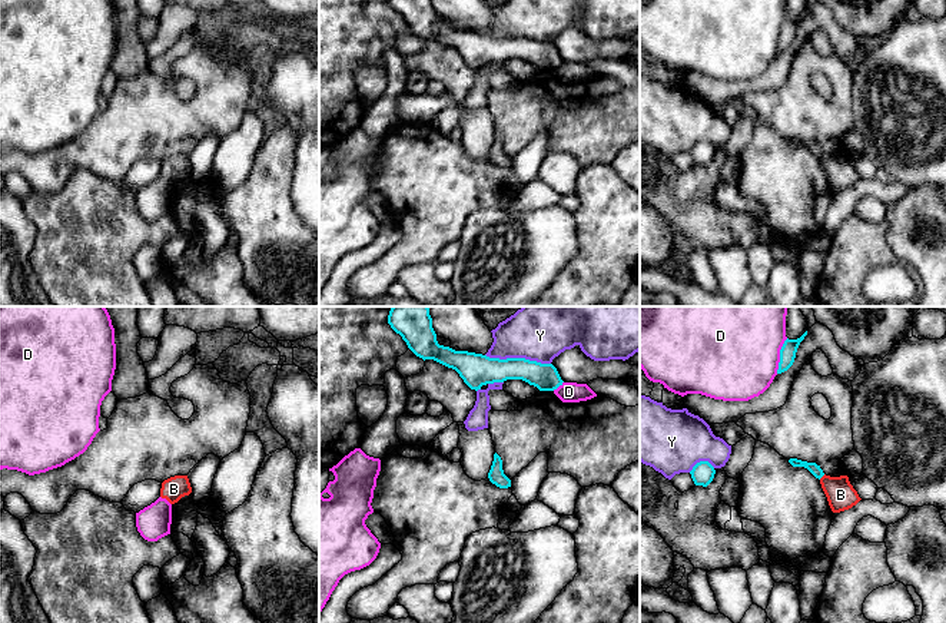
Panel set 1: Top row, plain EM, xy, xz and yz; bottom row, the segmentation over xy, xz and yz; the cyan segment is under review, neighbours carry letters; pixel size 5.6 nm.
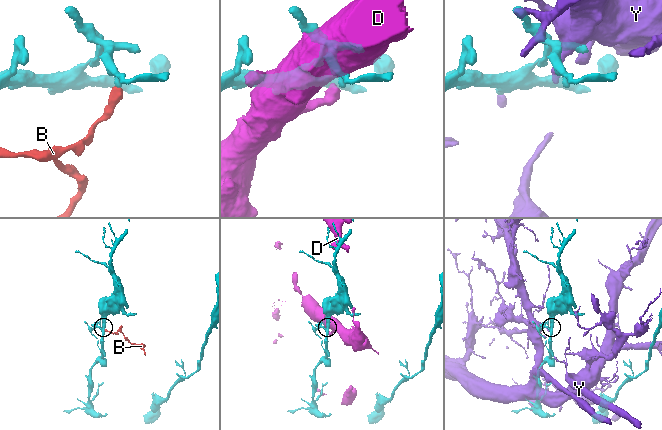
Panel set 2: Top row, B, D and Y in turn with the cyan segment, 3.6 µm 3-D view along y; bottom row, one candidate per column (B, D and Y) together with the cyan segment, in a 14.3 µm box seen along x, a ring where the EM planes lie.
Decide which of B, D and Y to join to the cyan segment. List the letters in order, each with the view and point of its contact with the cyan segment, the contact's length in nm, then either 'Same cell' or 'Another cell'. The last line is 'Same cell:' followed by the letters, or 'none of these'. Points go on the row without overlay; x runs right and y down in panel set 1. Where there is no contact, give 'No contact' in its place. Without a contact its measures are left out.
B: Touches cyan at yz (822, 155). Shared border 50 nm. Another cell
D: Touches cyan at yz (780, 35). Shared border 220 nm. Another cell
Y: Touches cyan at xz (518, 37). Shared border 380 nm. Another cell
Same cell: none of these

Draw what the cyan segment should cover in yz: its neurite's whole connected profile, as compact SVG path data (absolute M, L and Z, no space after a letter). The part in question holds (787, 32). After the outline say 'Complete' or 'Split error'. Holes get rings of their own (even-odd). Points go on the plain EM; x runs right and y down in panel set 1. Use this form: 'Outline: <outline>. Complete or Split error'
Outline: M807 10L797 19L787 17L784 20L784 23L780 29L780 42L779 42L777 53L787 50L793 44L797 27L806 14L807 14Z. Complete

